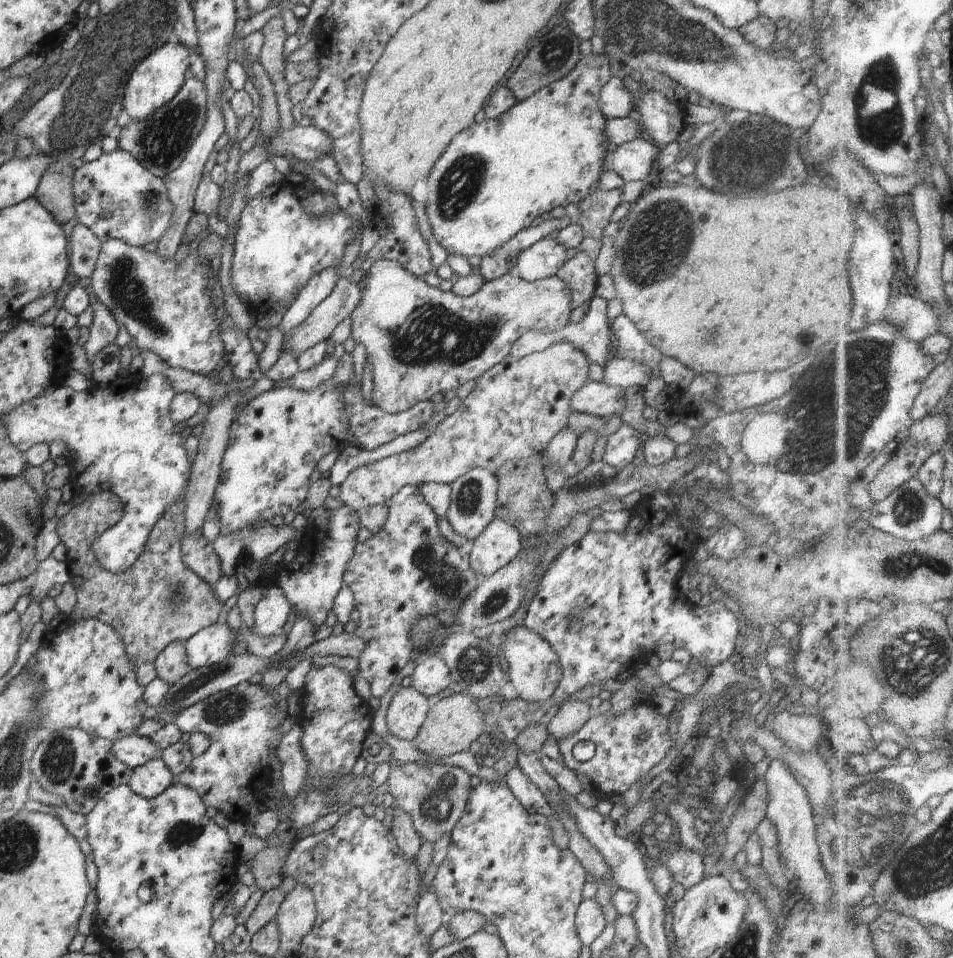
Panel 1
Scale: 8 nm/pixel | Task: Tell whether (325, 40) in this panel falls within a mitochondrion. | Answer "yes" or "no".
no

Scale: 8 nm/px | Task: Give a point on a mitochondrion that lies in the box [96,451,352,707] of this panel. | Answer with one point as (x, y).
(177, 599)

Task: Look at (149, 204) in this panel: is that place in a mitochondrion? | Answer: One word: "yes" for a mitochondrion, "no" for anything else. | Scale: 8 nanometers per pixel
yes

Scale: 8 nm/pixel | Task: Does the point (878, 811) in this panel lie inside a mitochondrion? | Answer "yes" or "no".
yes

